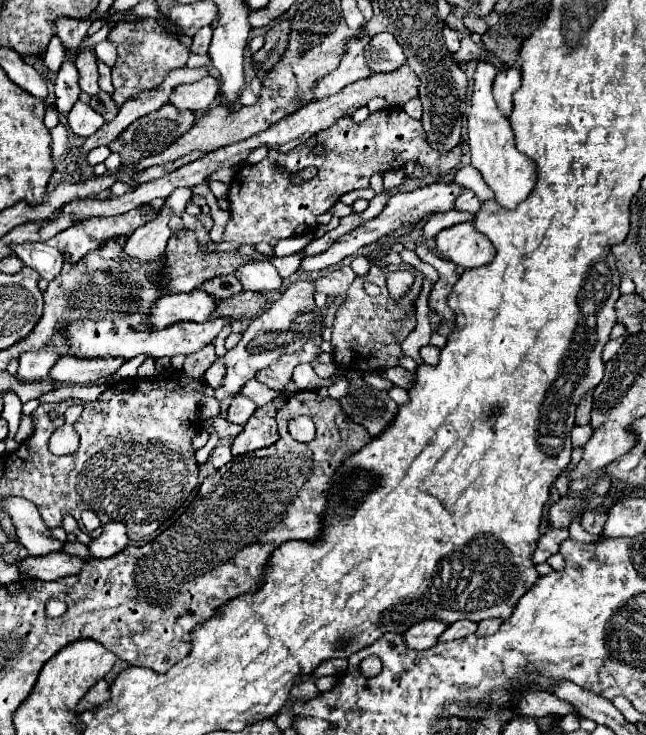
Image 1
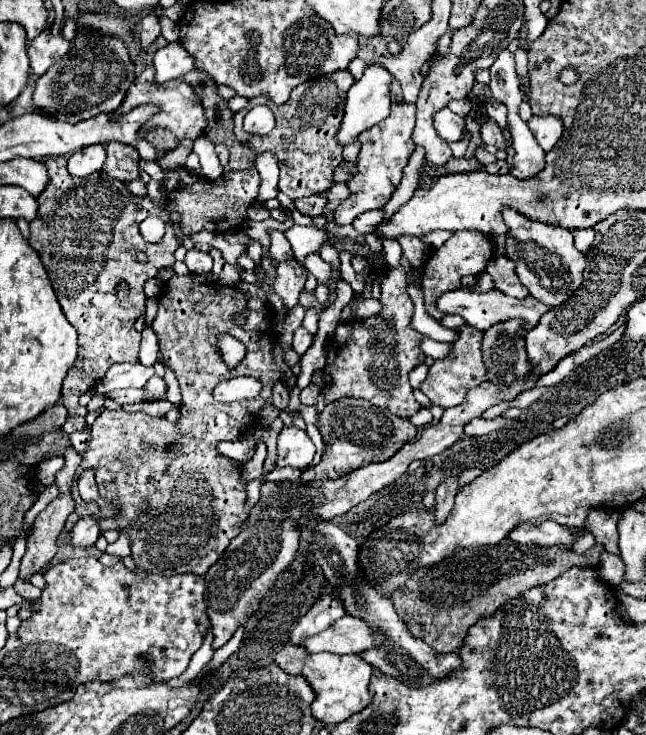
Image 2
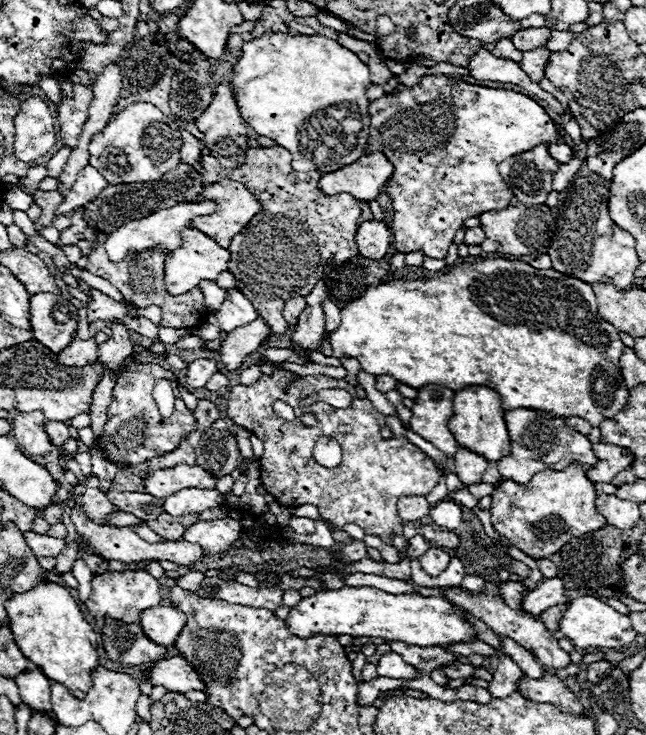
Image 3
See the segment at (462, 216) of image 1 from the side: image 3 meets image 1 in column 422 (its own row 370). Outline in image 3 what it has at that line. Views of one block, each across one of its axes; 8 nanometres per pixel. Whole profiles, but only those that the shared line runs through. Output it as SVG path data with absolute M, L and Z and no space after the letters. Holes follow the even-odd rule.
M256 318L256 322L248 324L248 326L240 326L236 330L232 330L224 340L222 346L218 350L210 350L206 346L200 346L202 350L208 352L218 352L220 354L220 364L224 370L232 372L238 370L244 362L244 356L250 352L256 352L260 342L268 336L268 326L264 324L264 320Z

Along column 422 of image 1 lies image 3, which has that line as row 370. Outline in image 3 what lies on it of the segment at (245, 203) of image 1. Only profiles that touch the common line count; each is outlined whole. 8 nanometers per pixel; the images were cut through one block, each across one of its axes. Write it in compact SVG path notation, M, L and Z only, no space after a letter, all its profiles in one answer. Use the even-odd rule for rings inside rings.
M130 362L128 368L130 370L124 372L116 380L116 386L112 390L108 422L104 426L106 434L102 434L100 444L112 462L138 466L150 458L156 458L156 456L176 450L176 446L194 430L194 416L184 406L180 392L178 392L176 376L170 370L164 370L158 364L136 364L136 362ZM160 378L168 378L172 382L174 394L176 394L176 410L170 418L160 416L156 402L152 398L152 388L154 388L156 380L160 380Z

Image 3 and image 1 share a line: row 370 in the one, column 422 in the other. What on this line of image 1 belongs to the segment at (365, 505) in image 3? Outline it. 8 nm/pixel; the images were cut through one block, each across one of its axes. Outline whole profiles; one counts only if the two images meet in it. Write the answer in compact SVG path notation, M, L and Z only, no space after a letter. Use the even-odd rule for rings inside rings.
M372 264L366 278L356 278L352 286L348 288L346 302L338 308L336 320L332 326L332 356L334 364L344 370L360 370L360 372L380 372L386 368L398 366L398 360L402 358L400 344L406 340L406 336L416 326L416 300L422 290L424 276L409 264L388 266L388 270L410 270L416 276L416 282L412 290L400 300L392 302L390 294L386 290L386 274ZM372 282L380 286L380 296L368 296L364 290L364 284Z

